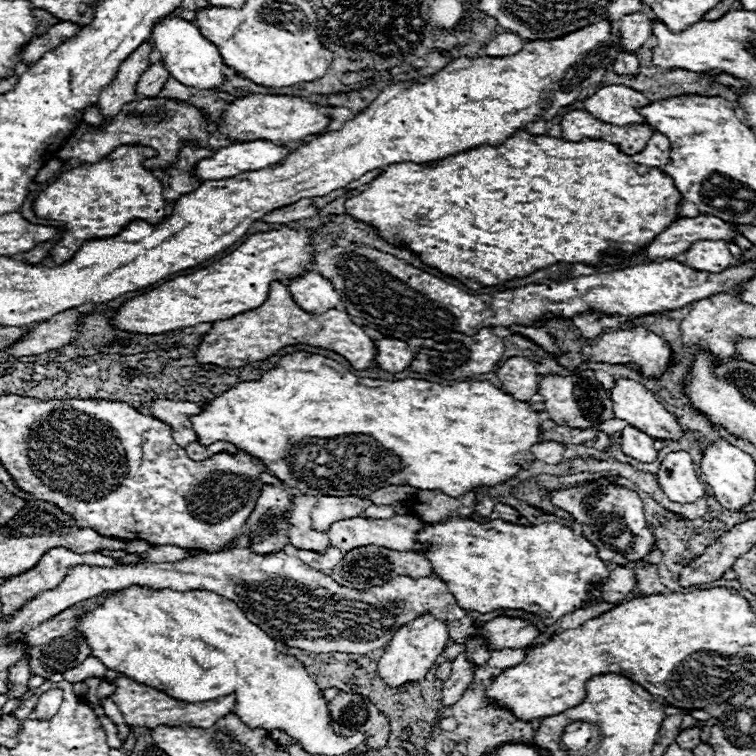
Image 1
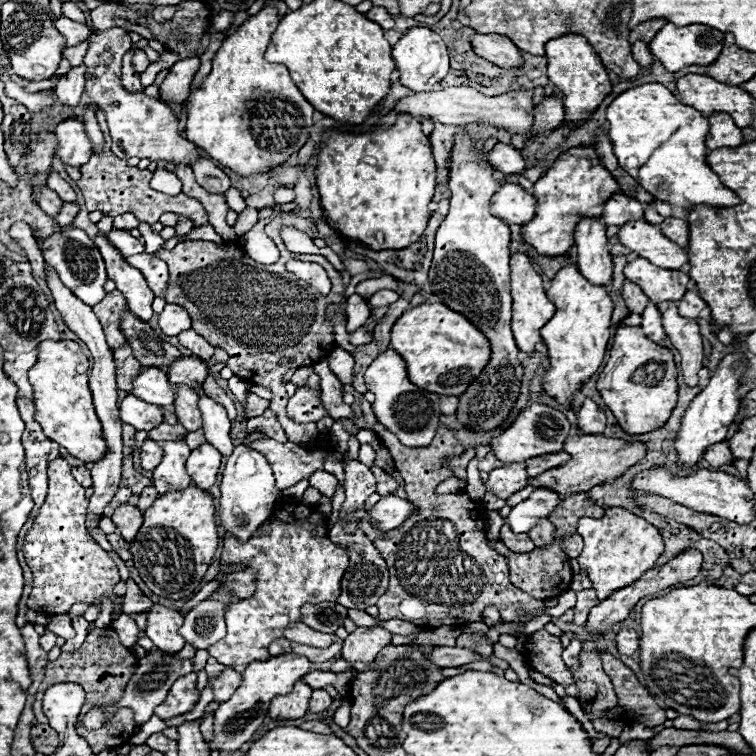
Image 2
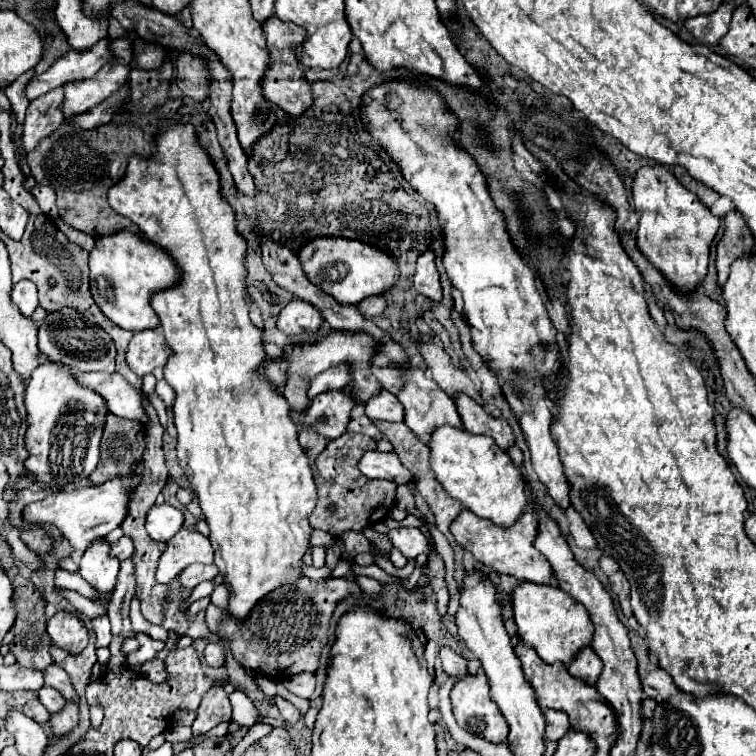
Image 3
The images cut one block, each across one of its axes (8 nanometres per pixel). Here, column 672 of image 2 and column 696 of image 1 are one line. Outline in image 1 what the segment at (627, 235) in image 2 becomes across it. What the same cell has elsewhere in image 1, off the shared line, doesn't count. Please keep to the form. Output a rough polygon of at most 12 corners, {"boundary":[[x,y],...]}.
{"boundary":[[700,240],[686,252],[694,270],[722,272],[734,264],[728,244]]}

